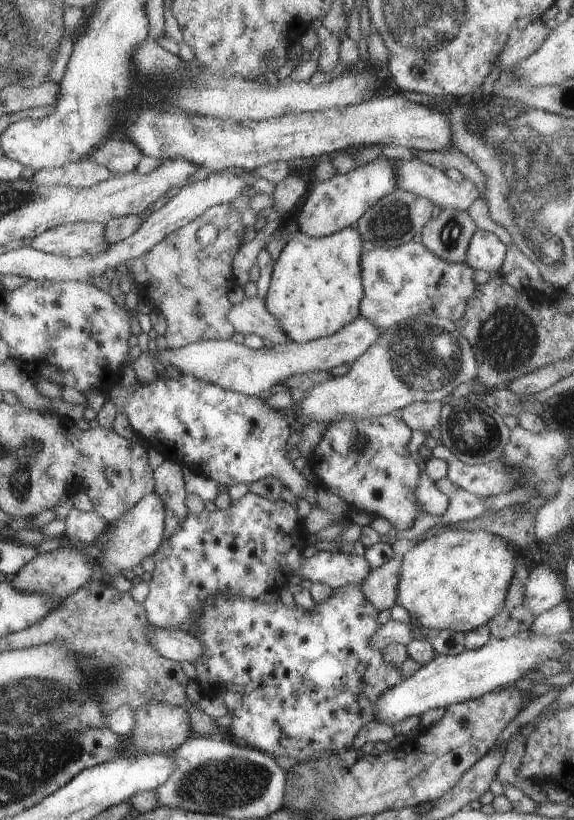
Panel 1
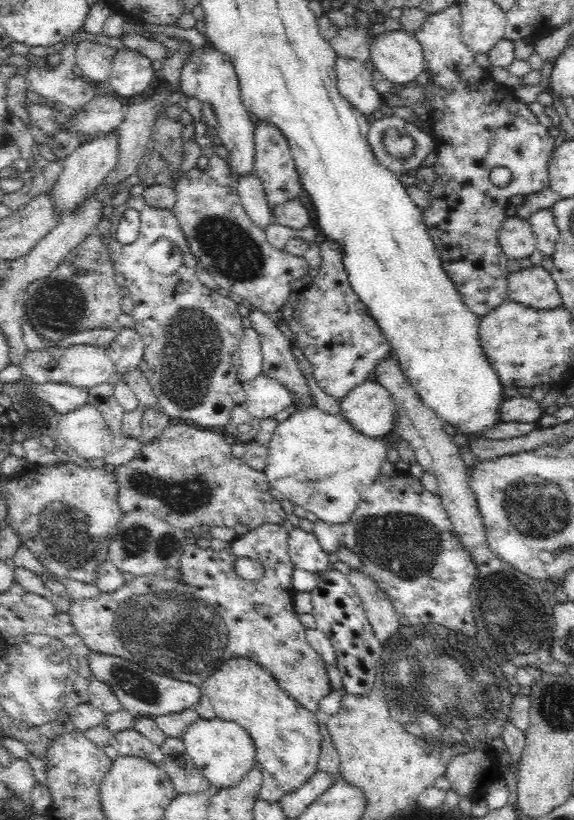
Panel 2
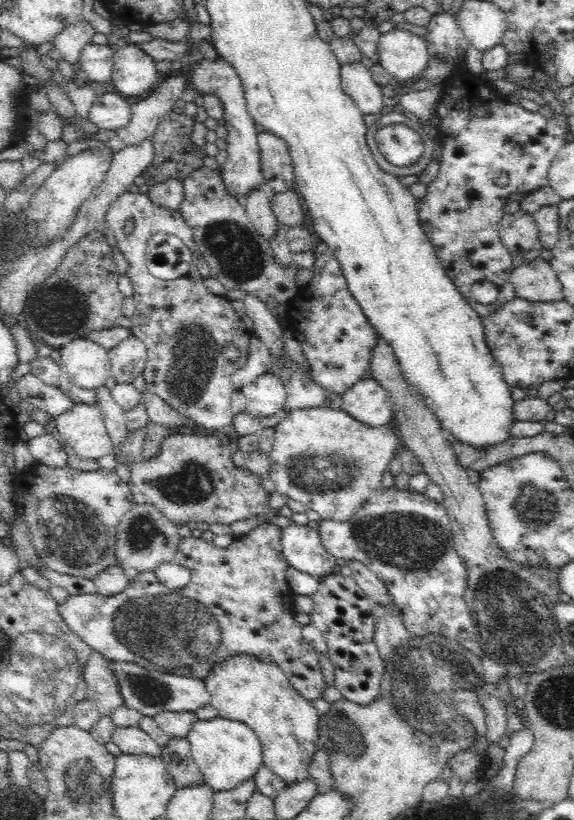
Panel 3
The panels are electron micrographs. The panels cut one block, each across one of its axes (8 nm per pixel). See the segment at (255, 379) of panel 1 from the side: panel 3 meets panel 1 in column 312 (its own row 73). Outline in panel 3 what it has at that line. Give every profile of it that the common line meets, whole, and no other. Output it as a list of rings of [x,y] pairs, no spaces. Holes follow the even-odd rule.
[[[360,61],[340,66],[340,86],[362,114],[377,115],[386,104],[380,85]]]

